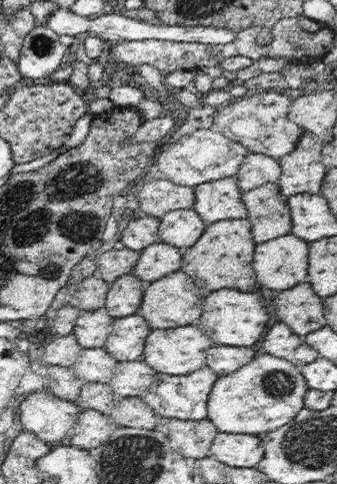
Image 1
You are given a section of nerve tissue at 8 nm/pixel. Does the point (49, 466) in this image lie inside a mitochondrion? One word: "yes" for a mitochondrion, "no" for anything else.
no

